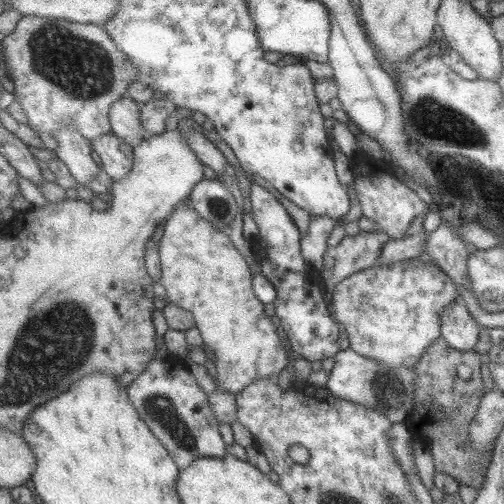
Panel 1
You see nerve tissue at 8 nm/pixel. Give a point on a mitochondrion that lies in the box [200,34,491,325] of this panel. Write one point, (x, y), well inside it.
(437, 123)

